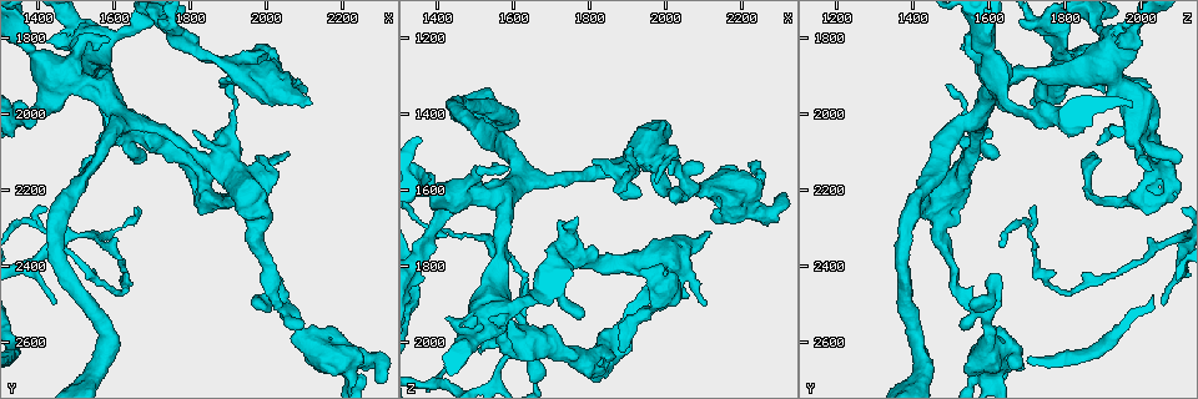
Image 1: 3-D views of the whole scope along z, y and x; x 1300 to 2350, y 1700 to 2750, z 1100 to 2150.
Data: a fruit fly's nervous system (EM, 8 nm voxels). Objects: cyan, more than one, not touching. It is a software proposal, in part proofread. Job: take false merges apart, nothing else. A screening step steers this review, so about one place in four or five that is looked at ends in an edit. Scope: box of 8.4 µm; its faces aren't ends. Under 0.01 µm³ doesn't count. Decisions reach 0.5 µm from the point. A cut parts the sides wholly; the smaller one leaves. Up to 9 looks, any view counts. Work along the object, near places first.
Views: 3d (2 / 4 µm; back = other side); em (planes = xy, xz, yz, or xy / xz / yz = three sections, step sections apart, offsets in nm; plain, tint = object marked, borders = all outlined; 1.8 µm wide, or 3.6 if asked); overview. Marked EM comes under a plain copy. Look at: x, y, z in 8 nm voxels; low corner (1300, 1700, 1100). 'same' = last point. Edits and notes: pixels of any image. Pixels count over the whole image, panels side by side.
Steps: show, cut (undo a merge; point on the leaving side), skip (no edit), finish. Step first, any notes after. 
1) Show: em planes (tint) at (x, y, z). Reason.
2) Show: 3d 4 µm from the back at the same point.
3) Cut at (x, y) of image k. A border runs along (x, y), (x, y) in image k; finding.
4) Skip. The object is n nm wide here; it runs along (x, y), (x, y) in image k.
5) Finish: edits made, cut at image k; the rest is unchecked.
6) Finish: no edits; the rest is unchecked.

Show: 3d 4 µm at (1975, 2205, 1500). A narrow waist.

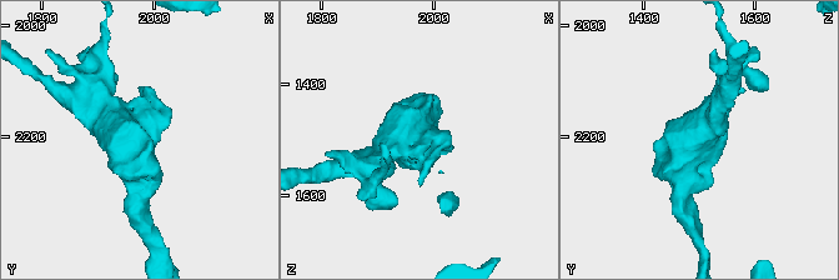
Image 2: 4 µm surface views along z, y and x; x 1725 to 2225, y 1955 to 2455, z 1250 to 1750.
Show: em 3.6 µm planes (tint) at (1980, 2195, 1500). Now the EM.

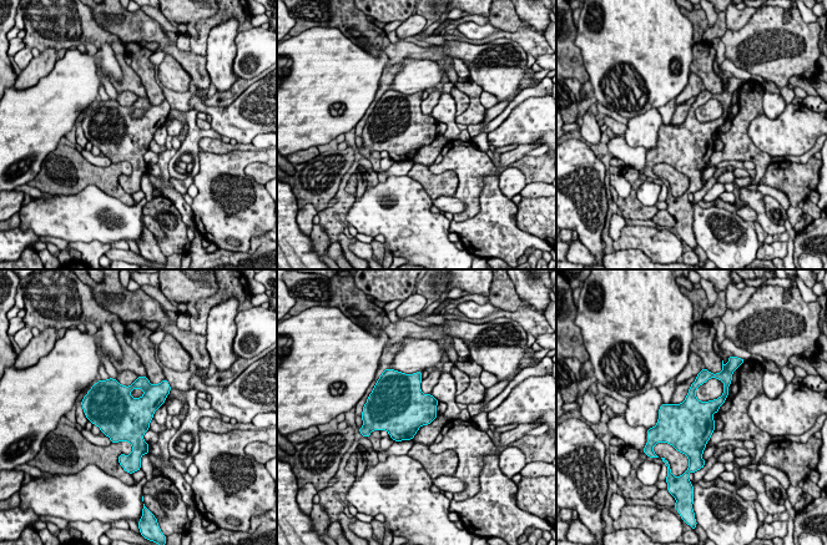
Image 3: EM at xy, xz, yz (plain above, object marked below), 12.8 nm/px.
Skip. All the same neuron.

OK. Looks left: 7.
Show: 3d 4 µm at (2220, 2660, 1640). Abrupt turn.

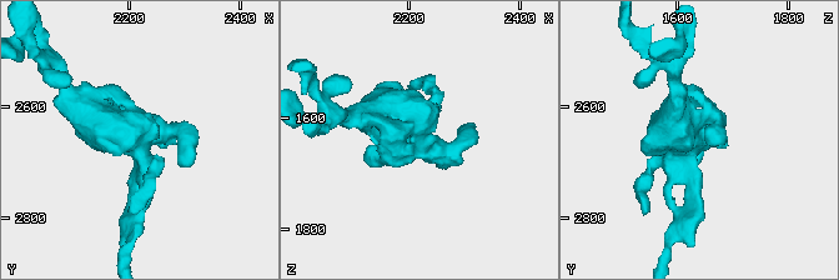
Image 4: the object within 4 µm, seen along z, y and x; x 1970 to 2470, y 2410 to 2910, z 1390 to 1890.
Show: em 3.6 µm yz step 8 (tint) at (2225, 2660, 1635).

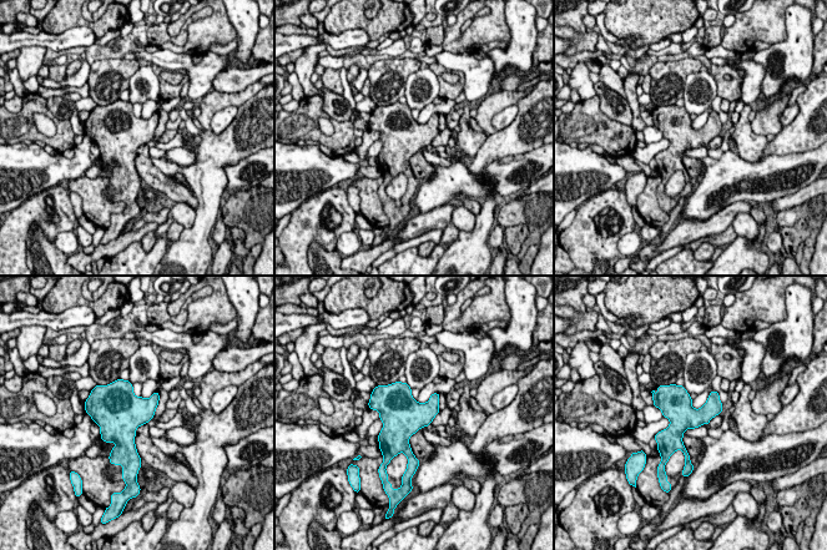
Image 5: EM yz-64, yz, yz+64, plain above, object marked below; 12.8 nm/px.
Skip. One neuron here.

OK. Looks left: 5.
Show: em 3.6 µm yz step 8 (tint) at (1485, 1920, 1620). Two arms at a narrow angle.

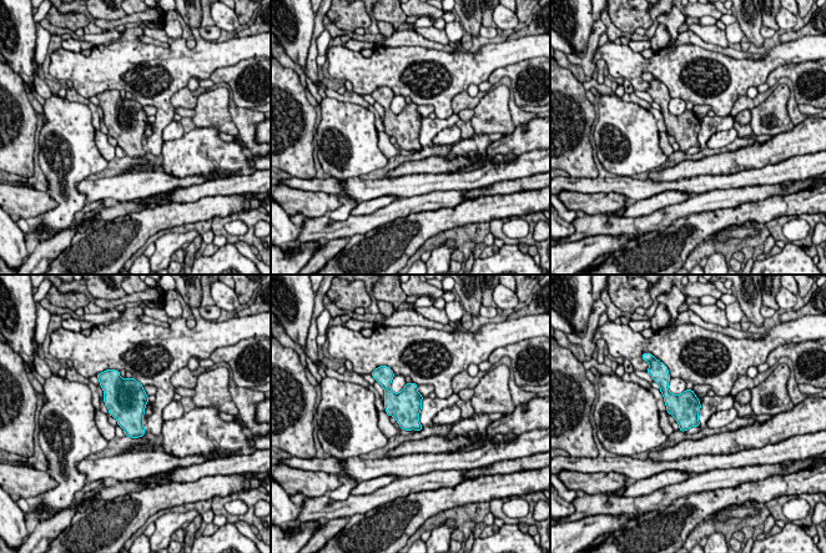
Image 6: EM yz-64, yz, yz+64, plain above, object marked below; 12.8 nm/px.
Show: em 3.6 µm xz step 16 (tint) at the same point.

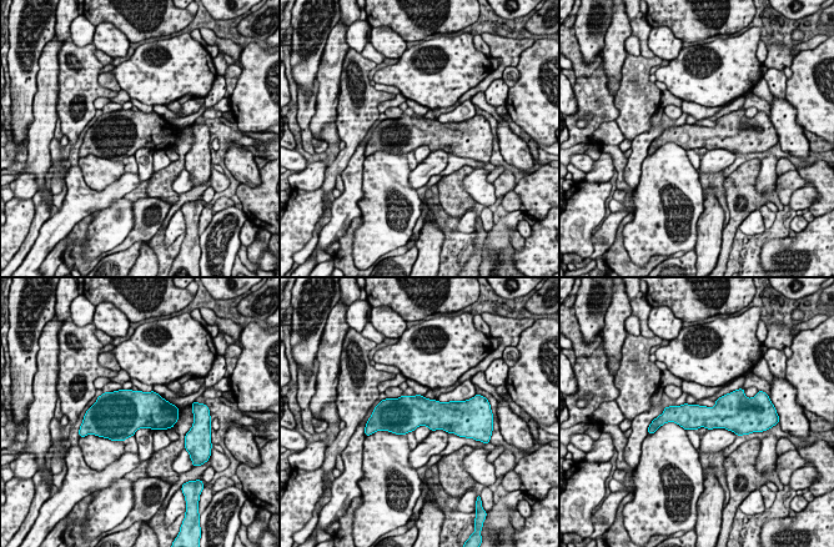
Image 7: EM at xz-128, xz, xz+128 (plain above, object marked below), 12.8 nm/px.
Skip. It runs along (664, 417), (734, 417) in image 7; all the same neuron.

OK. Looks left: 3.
Show: 3d 4 µm at (1895, 1875, 1795).

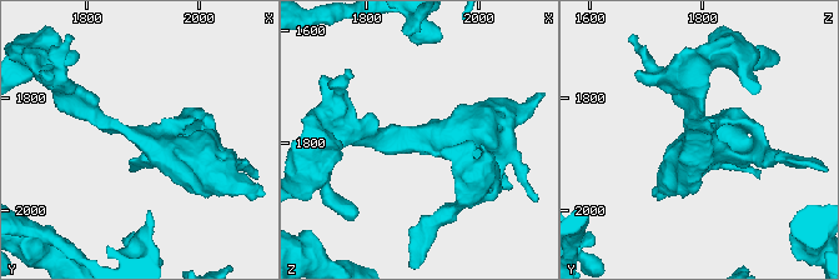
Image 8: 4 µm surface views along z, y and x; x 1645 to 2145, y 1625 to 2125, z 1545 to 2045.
Show: em xz step 8 (tint) at (1900, 1870, 1800). Need the tissue.

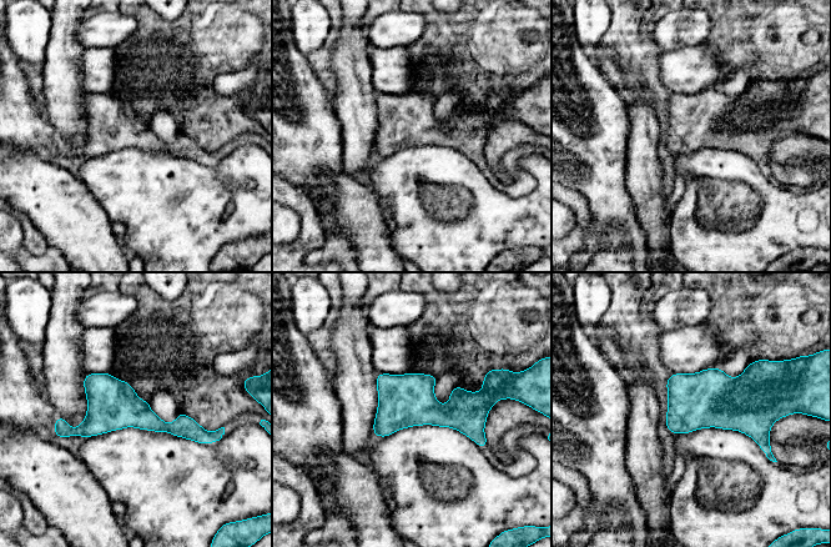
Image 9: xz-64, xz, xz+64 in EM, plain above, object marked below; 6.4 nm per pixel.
Show: em planes (borders) at the same point.

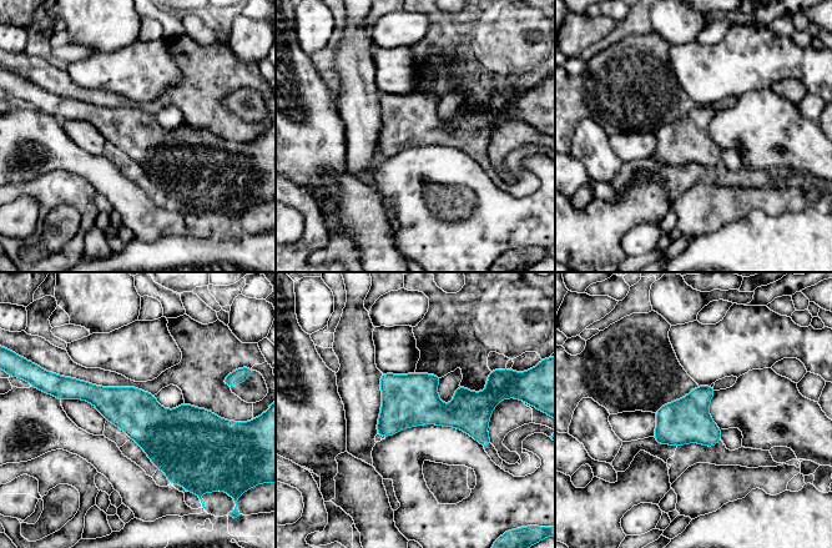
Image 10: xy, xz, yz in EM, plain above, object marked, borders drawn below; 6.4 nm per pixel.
Skip. Continuous, no second neuron.

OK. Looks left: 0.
Finish: no edits; the rest is unchecked.

